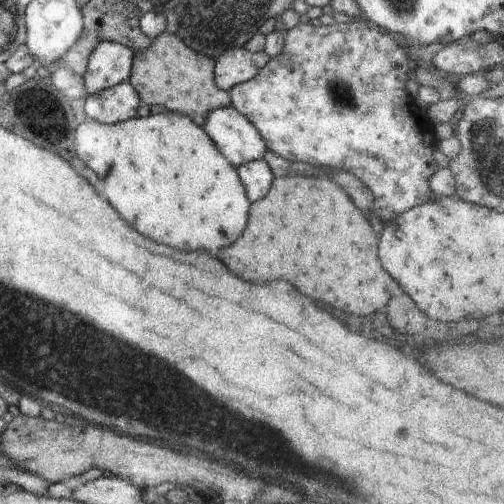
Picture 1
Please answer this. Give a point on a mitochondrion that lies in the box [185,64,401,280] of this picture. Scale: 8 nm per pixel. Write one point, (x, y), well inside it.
(342, 94)

